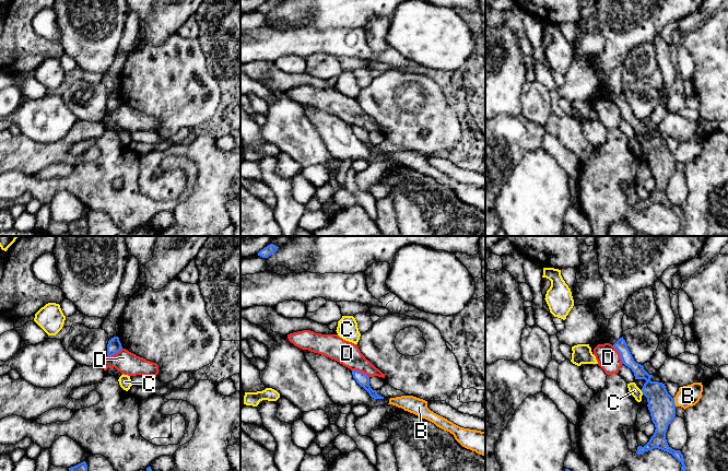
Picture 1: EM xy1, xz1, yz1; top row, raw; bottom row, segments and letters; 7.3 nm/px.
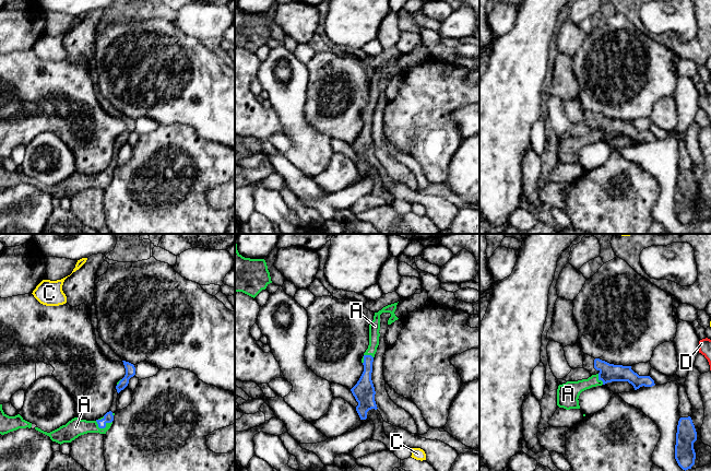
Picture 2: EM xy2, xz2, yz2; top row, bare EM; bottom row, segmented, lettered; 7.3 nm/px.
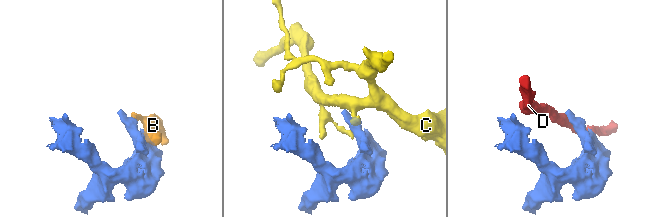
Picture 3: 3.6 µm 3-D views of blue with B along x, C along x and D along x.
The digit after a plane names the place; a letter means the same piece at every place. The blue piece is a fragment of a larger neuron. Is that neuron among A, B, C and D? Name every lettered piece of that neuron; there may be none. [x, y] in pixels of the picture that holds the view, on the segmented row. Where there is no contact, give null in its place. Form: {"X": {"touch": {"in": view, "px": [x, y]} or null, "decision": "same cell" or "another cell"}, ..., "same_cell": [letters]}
{"A": {"touch": {"in": "xy2", "px": [103, 427]}, "decision": "same cell"}, "B": {"touch": {"in": "yz1", "px": [673, 402]}, "decision": "another cell"}, "C": {"touch": {"in": "yz1", "px": [642, 391]}, "decision": "another cell"}, "D": {"touch": {"in": "yz1", "px": [620, 354]}, "decision": "another cell"}, "same_cell": ["A"]}

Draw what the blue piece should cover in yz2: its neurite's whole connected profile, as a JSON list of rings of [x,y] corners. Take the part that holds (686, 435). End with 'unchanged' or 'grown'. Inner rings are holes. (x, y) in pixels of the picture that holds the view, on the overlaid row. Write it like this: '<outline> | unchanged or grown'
[[[690,416],[680,417],[677,425],[675,459],[683,470],[691,469],[695,464],[696,452],[694,443],[697,432]]] | unchanged

